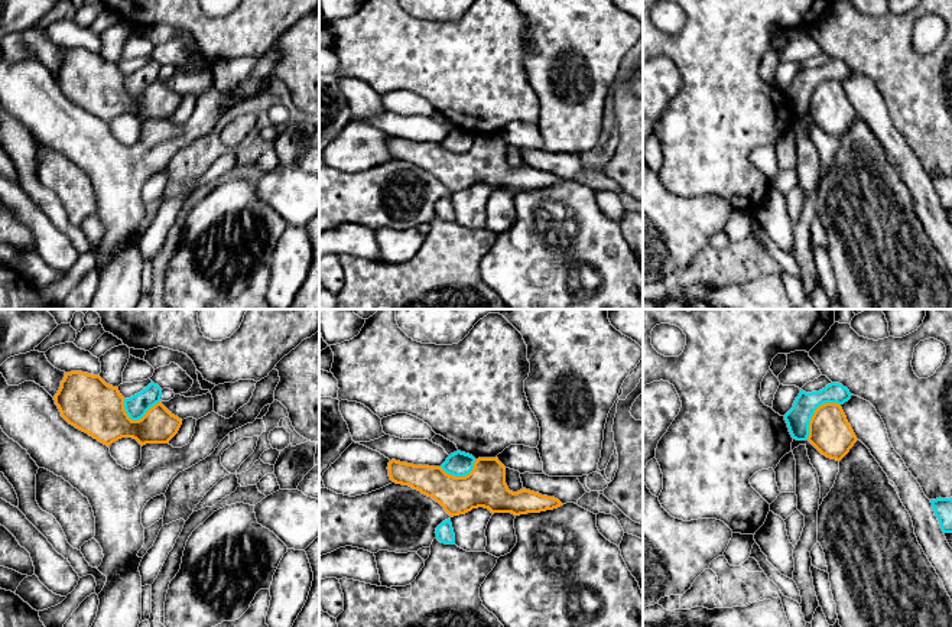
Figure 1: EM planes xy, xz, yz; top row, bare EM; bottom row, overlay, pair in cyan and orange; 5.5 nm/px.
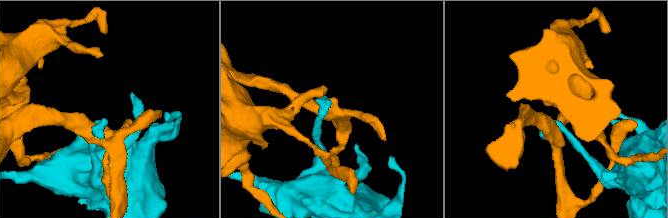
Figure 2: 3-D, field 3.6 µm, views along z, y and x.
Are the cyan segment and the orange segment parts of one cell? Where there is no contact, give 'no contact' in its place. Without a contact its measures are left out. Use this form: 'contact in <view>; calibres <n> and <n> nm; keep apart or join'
contact in yz; calibres 140 and 240 nm; join

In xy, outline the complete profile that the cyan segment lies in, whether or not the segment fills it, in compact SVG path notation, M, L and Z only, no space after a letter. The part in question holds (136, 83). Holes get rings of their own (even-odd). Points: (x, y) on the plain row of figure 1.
M153 58L140 69L124 75L124 87L131 97L142 95L146 88L160 78L162 65Z

